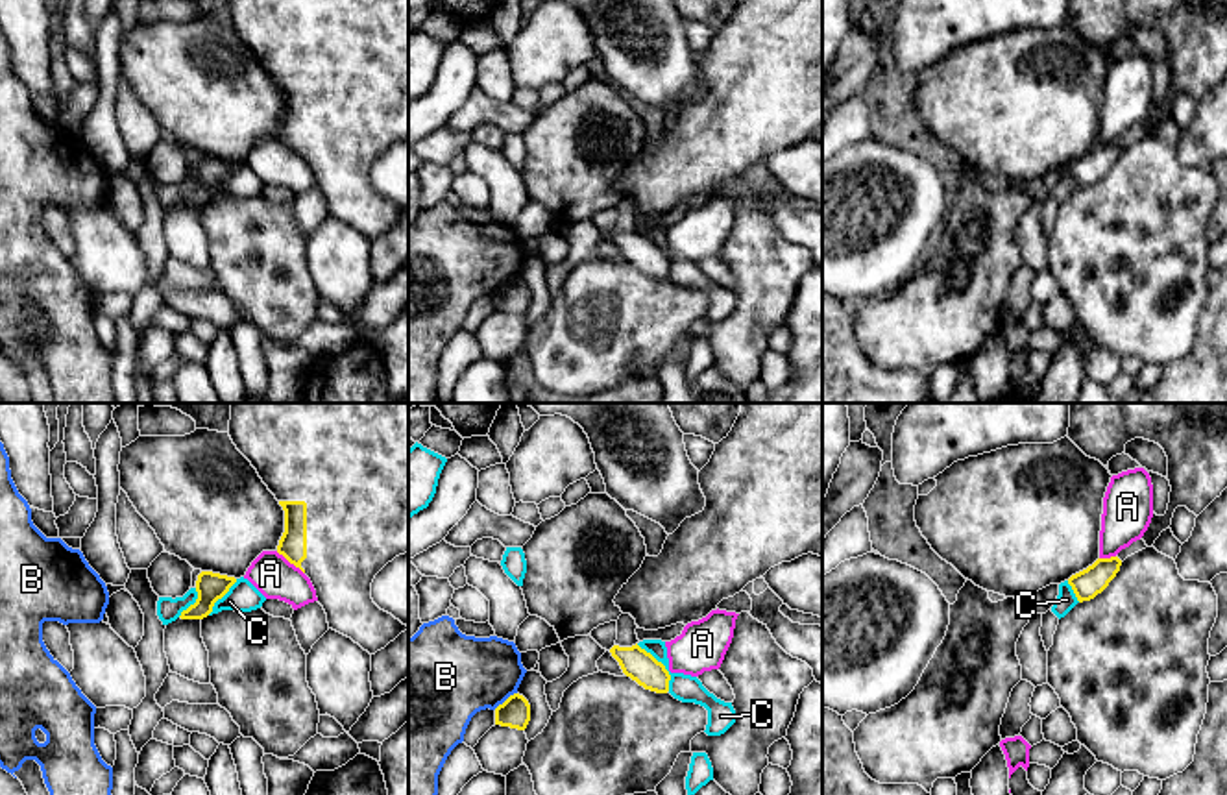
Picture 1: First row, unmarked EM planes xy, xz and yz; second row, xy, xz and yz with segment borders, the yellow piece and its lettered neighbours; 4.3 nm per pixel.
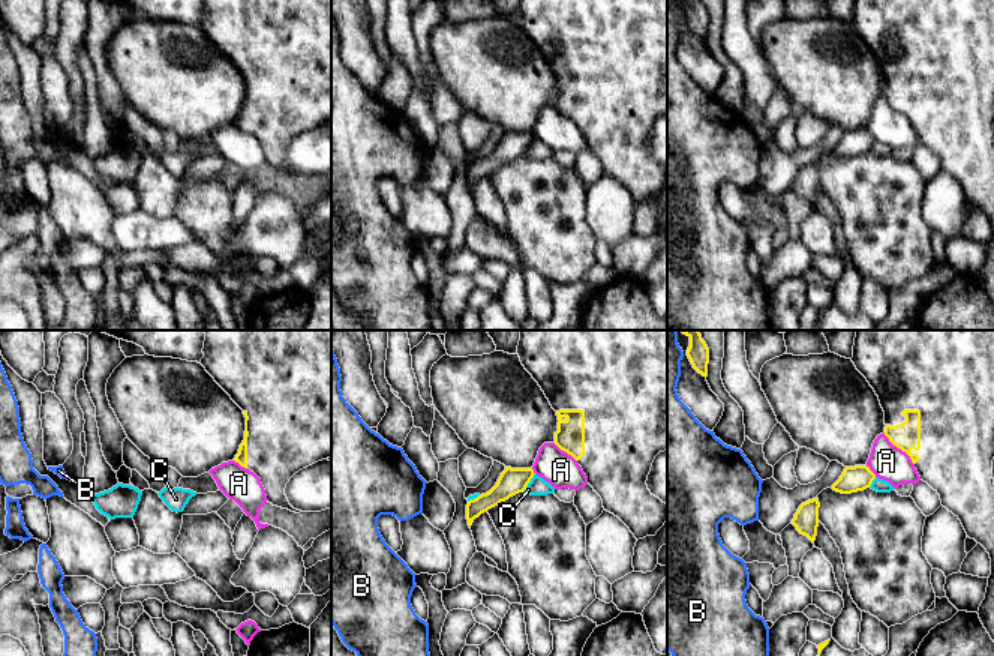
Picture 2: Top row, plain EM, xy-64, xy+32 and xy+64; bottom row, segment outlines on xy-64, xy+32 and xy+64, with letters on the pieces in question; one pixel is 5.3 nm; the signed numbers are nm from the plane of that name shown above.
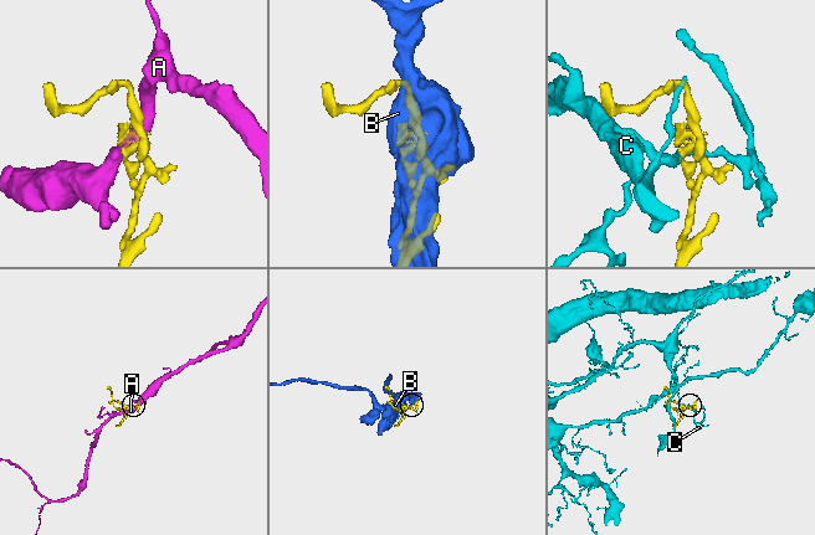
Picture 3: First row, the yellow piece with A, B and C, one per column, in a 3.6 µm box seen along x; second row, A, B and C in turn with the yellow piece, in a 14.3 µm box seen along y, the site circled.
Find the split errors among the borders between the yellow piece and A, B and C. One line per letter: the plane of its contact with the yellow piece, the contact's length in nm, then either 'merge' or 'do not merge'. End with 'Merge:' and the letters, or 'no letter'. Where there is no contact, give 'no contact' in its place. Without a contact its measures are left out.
A: meets yellow in xy; contact 160 nm long; do not merge
B: meets yellow in xz; contact 130 nm long; do not merge
C: meets yellow in xz; contact 260 nm long; do not merge
Merge: no letter

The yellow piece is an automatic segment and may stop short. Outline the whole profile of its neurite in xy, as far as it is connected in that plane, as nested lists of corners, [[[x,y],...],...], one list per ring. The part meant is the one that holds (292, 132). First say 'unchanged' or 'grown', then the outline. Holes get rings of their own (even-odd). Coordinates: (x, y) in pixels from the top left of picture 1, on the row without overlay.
grown; [[[231,0],[229,22],[285,96],[277,139],[312,168],[329,214],[370,240],[408,216],[371,185],[375,161],[408,139],[408,0]]]

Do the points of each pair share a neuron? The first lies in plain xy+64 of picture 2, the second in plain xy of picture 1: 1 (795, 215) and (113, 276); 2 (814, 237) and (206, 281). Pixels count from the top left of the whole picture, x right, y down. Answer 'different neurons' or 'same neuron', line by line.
1: different neurons
2: different neurons

